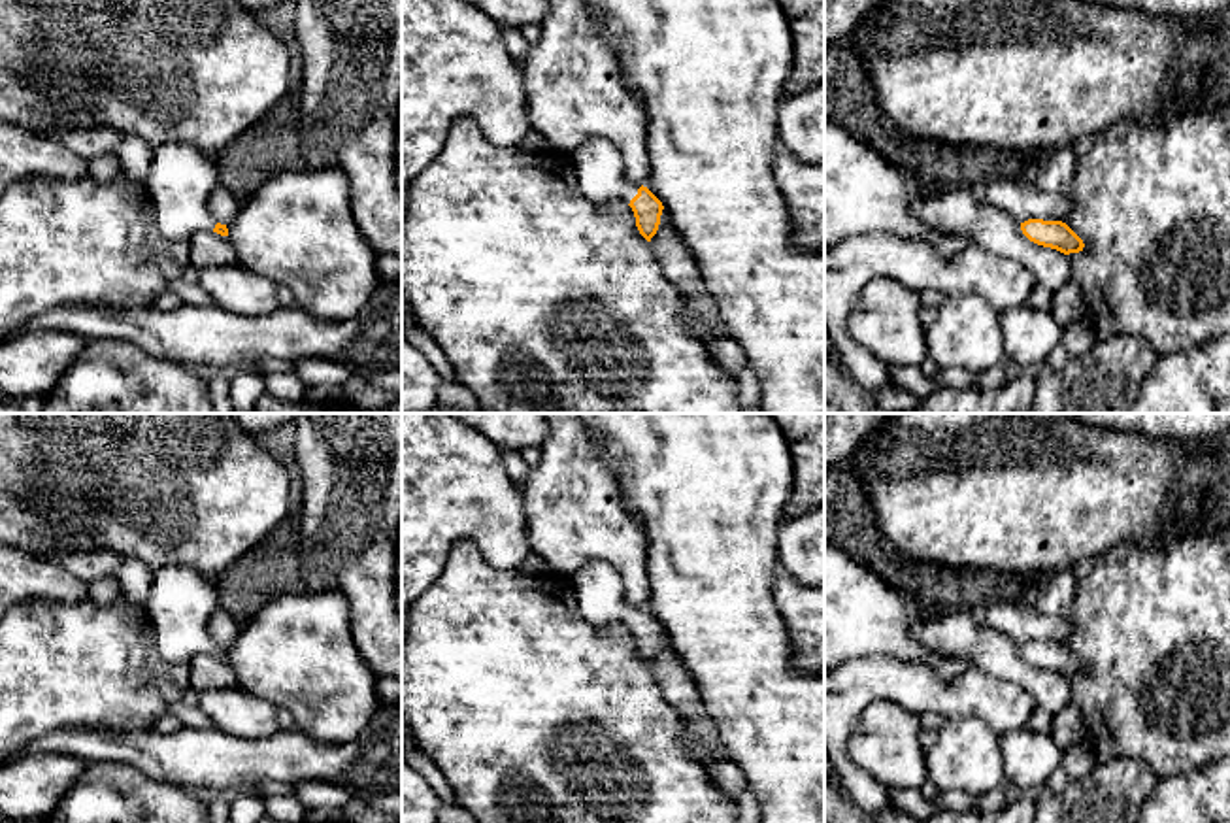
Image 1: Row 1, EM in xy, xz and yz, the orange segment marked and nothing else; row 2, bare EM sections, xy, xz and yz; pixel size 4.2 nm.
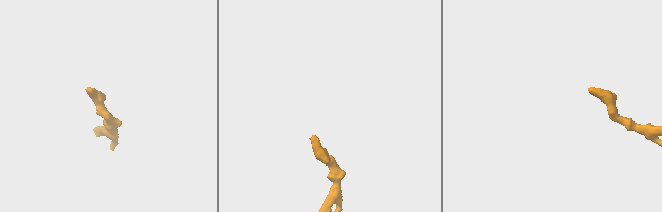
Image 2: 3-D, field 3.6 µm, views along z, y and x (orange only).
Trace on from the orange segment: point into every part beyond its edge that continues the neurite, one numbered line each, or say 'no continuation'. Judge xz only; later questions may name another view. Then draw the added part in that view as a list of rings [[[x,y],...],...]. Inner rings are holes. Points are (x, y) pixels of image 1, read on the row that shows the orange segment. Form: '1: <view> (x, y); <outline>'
1: xz (597, 163); [[[589,138],[572,155],[573,172],[585,198],[592,204],[611,200],[630,200],[638,194],[623,172],[623,157],[613,143],[604,138]]]

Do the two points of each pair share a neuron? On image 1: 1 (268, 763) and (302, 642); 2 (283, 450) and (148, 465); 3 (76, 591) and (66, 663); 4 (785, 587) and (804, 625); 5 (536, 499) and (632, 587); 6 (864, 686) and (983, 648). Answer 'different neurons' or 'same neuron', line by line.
1: different neurons
2: different neurons
3: different neurons
4: same neuron
5: same neuron
6: different neurons

